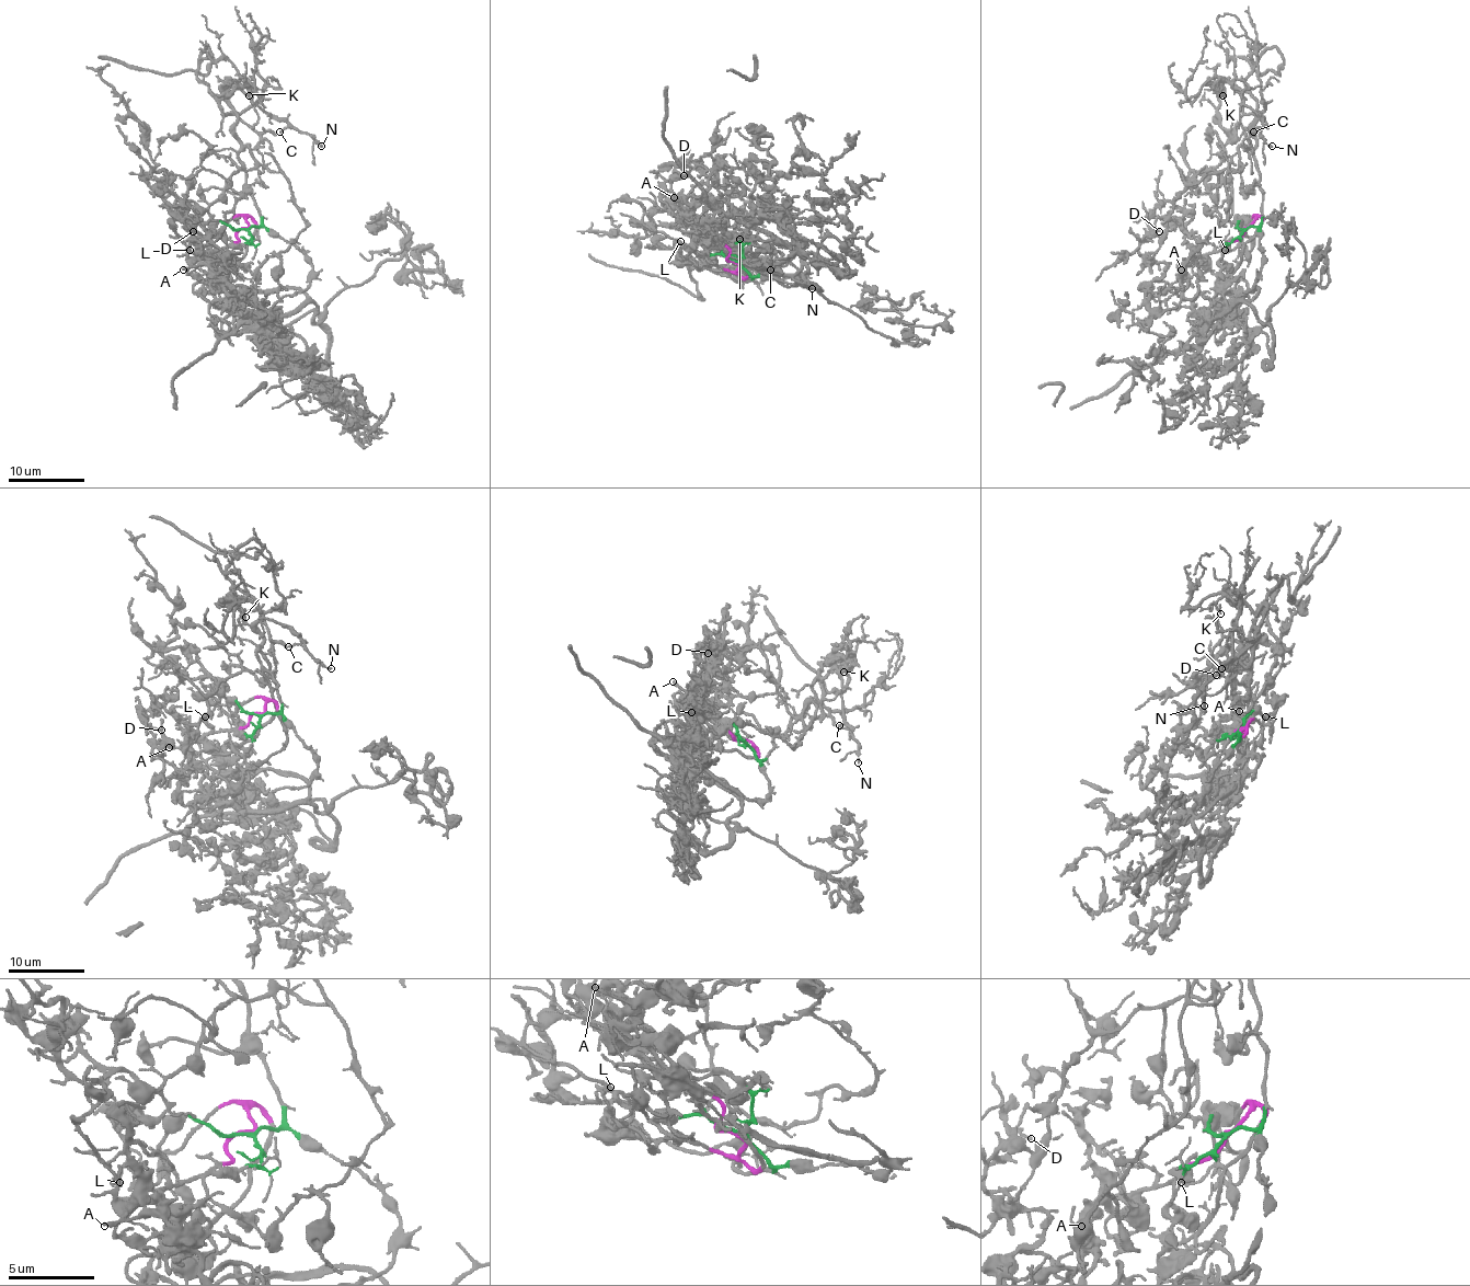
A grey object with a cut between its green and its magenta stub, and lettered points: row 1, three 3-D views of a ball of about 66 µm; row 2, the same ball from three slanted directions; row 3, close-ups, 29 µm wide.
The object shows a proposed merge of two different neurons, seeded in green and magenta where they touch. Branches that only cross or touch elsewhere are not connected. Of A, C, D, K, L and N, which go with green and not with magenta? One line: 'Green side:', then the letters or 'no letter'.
Green side: C, K, N

